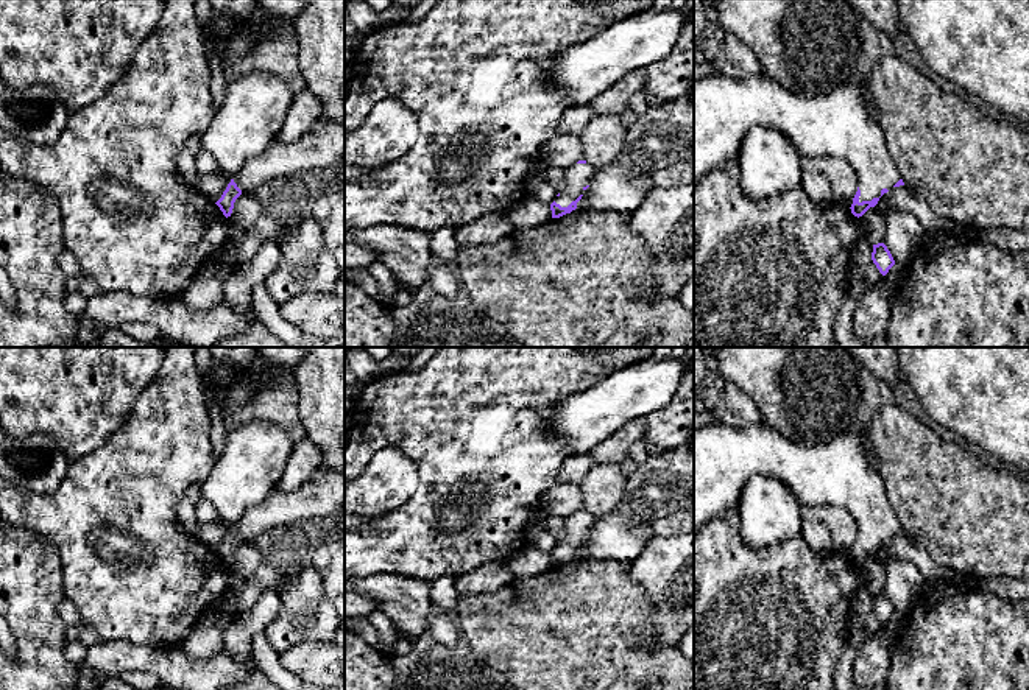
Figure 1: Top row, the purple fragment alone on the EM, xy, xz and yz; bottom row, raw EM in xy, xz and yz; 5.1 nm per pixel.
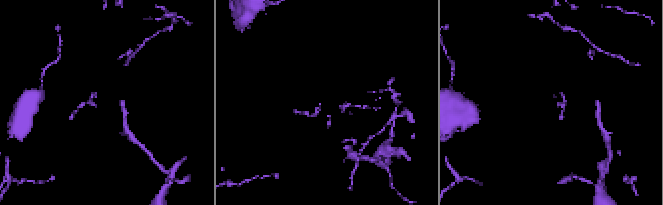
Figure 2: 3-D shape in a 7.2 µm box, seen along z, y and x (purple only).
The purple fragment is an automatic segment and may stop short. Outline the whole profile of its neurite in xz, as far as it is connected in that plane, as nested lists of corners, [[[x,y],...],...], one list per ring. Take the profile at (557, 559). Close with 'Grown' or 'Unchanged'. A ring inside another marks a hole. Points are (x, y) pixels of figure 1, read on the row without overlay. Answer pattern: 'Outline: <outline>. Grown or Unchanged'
Outline: [[[578,509],[564,517],[564,539],[550,553],[552,567],[560,567],[577,558],[577,551],[592,531],[594,523],[596,517],[586,509]]]. Grown

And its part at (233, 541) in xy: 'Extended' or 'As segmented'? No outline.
Extended

